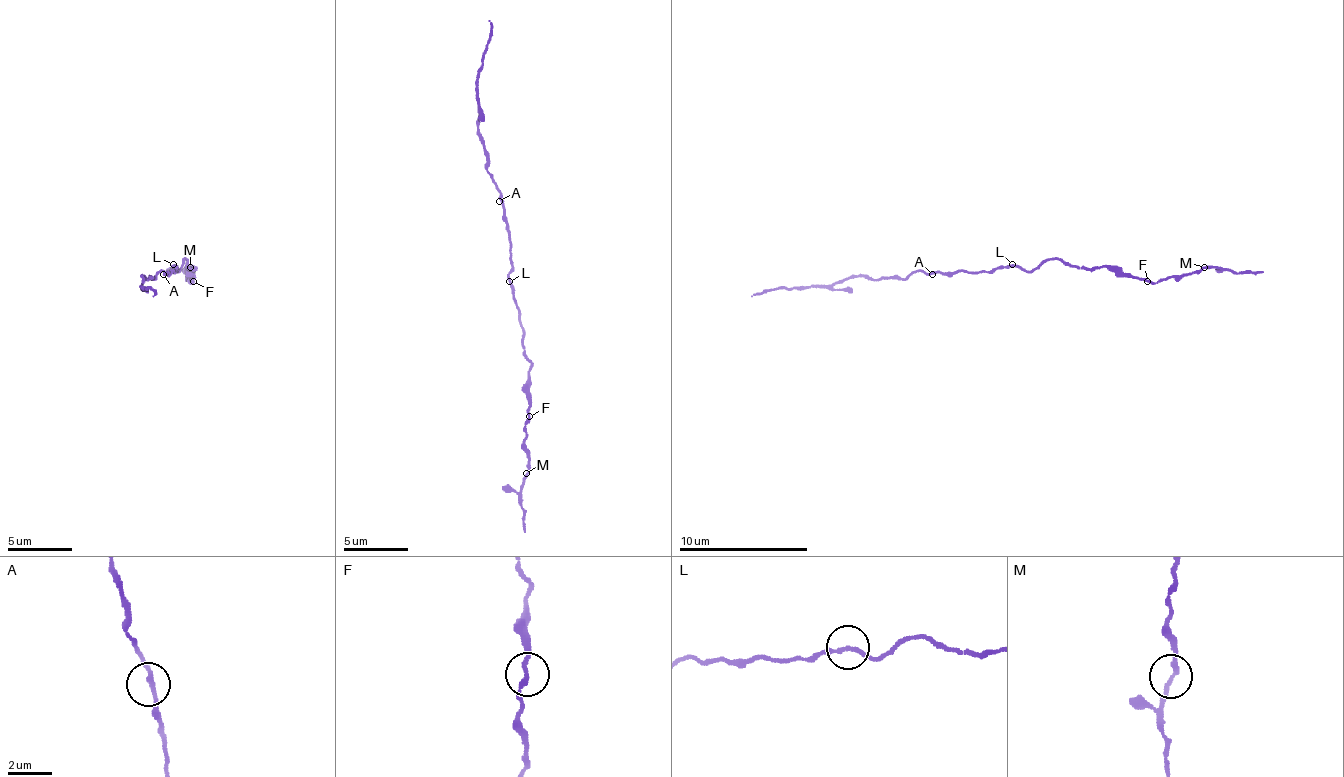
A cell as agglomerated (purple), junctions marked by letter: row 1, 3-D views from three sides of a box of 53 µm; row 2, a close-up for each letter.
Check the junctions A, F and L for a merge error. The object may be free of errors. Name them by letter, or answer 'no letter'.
no letter

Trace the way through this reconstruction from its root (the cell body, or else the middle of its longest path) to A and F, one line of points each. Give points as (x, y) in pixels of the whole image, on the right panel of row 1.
A: (1009, 268), (996, 271), (935, 271), (932, 274)
F: (1009, 268), (1035, 271), (1045, 261), (1058, 258), (1080, 268), (1119, 268), (1125, 274), (1148, 281)

